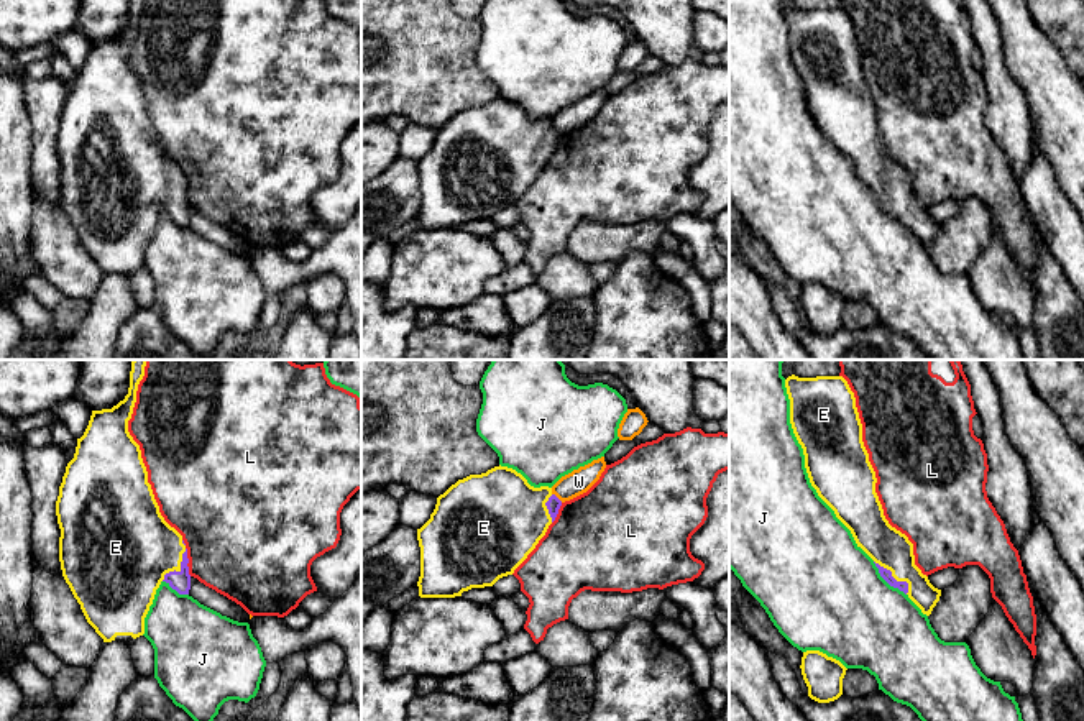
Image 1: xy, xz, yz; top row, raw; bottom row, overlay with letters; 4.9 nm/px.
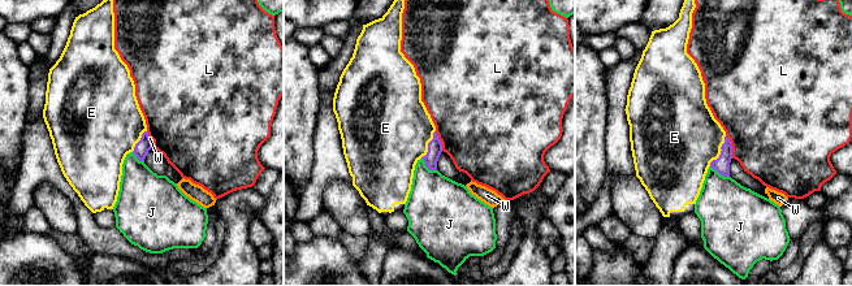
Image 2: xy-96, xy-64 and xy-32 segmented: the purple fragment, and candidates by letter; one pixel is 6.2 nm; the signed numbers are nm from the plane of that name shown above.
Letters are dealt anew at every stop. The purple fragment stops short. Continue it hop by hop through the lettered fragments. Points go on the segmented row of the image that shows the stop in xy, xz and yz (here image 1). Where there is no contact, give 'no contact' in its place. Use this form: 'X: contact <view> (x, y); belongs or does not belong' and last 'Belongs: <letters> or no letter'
E: contact yz (892, 577); does not belong
J: contact yz (887, 582); does not belong
L: contact xy (188, 562); does not belong
W: contact xz (555, 496); does not belong
Belongs: no letter

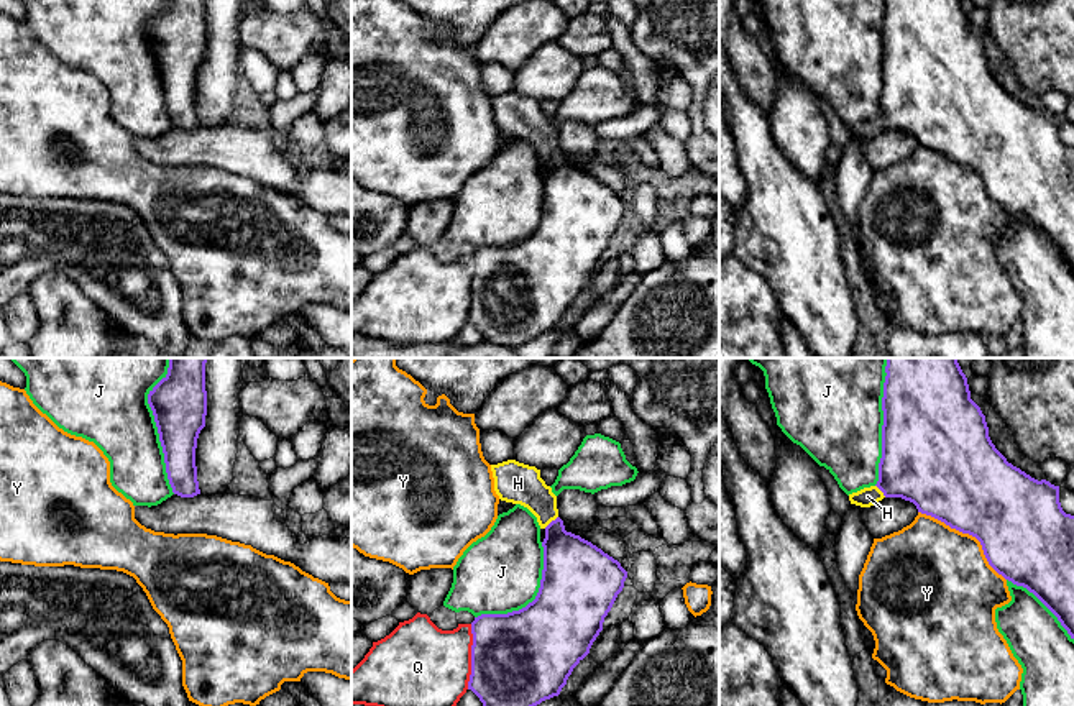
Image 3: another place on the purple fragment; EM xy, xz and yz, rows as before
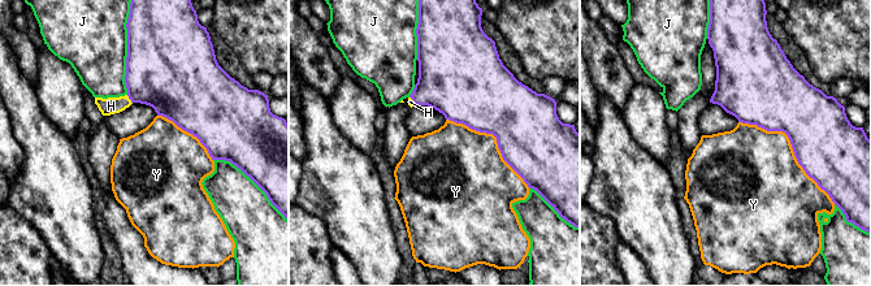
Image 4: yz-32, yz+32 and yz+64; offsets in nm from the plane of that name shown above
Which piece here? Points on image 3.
H: contact xz (552, 521); belongs
J: contact xy (156, 426); does not belong
Q: contact xz (472, 657); does not belong
Y: contact yz (968, 532); does not belong
Belongs: H

